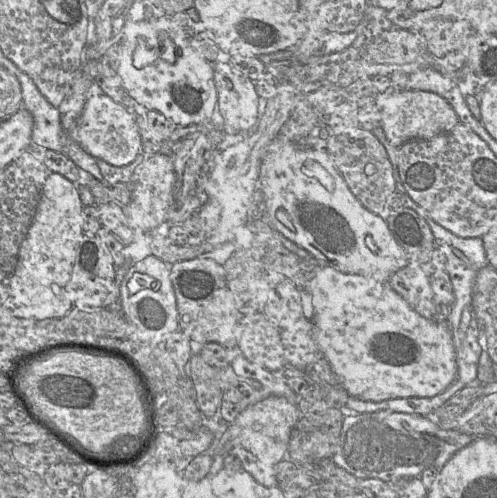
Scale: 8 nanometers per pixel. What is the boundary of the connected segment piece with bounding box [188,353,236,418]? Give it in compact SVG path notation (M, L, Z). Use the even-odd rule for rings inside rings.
M194 353L188 362L188 376L193 382L195 401L201 413L207 417L212 418L220 411L221 401L226 389L230 387L236 379L235 372L230 365L224 368L215 368L204 361L199 353Z

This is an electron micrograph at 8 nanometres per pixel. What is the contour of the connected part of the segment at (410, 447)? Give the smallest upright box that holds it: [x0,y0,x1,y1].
[332,407,480,482]

